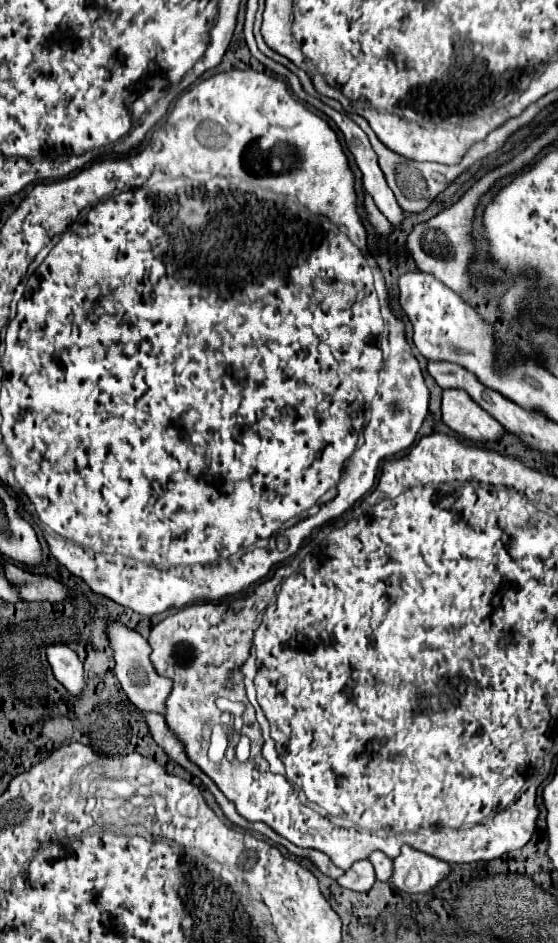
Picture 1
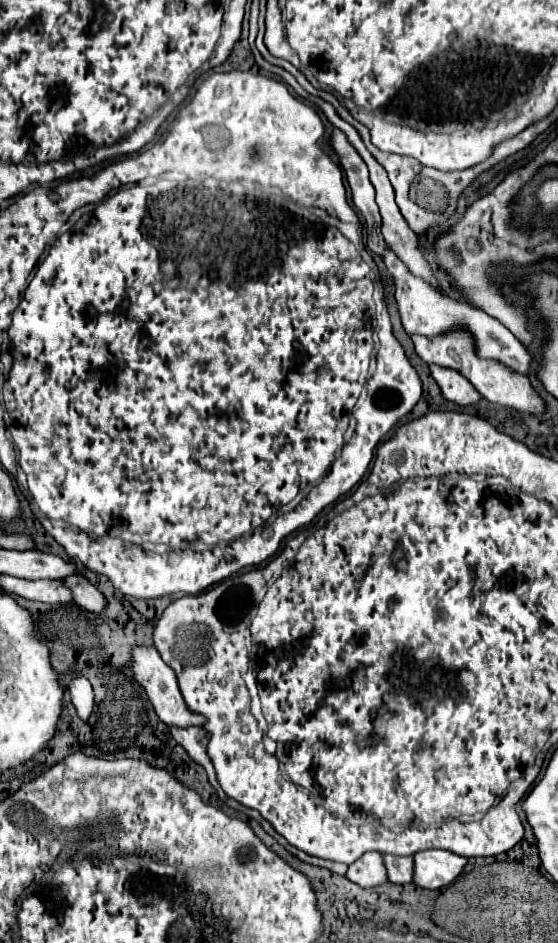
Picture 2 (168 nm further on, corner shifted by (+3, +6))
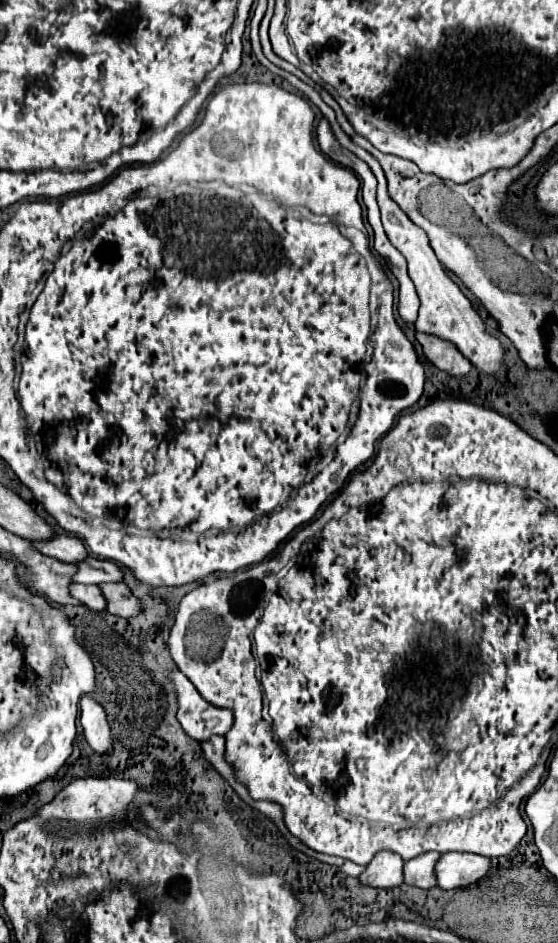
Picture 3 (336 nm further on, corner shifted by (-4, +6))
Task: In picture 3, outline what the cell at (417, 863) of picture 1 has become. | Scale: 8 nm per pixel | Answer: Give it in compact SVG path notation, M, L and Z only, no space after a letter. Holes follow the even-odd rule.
M441 854L435 864L437 886L443 890L463 888L481 880L489 870L489 858L479 854Z

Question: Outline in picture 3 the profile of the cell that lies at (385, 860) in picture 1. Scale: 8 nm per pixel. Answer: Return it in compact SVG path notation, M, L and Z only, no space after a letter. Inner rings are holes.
M439 852L419 854L405 862L405 882L417 888L433 888L435 886L435 872L433 866L439 858Z

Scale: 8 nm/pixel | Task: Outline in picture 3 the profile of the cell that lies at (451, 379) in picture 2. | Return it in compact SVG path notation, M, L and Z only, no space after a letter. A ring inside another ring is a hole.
M417 332L417 340L423 346L423 354L427 356L427 360L431 364L435 364L439 370L447 372L453 378L463 378L471 372L471 362L467 358L463 358L463 354L459 354L459 350L449 344L443 342L441 338L433 338L429 334L419 334Z

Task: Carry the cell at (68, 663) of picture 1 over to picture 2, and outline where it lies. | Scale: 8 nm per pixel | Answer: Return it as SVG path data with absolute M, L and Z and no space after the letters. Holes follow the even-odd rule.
M82 676L74 678L70 684L70 696L72 696L72 704L74 704L80 720L86 722L94 708L94 692L92 692L90 682Z

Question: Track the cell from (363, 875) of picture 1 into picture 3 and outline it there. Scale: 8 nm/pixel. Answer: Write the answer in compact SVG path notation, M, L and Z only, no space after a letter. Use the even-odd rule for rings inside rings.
M377 852L359 876L365 886L395 888L403 884L403 860L395 852Z

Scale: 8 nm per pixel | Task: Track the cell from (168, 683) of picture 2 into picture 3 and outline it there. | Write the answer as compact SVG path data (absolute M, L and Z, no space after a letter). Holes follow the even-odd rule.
M171 670L169 674L171 684L177 692L177 720L181 722L183 730L193 738L193 740L207 740L213 734L225 734L231 728L231 710L225 708L215 708L209 702L205 702L195 686L189 682L189 678L179 670Z

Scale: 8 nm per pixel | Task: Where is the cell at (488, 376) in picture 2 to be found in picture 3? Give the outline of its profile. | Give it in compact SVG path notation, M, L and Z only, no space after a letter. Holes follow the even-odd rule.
M277 68L277 72L279 72L287 82L291 82L297 90L301 90L301 92L323 112L323 116L331 122L331 126L337 128L337 134L335 134L335 136L337 136L339 144L343 144L343 148L351 150L351 152L357 154L361 160L365 160L365 162L369 164L369 168L373 170L373 174L375 174L375 178L377 178L377 182L379 182L379 186L377 186L377 202L379 202L379 208L381 208L381 220L383 220L385 232L387 232L391 244L405 256L405 260L407 260L407 264L409 264L409 276L411 276L411 280L413 280L413 284L415 284L415 288L417 288L417 294L419 294L419 298L421 298L419 318L417 318L417 322L415 322L417 332L431 334L431 336L443 338L445 342L451 342L459 352L463 352L463 354L469 358L469 362L471 362L479 372L483 372L483 374L487 374L487 376L499 374L501 368L503 368L503 364L505 364L505 356L507 356L503 344L501 344L495 336L487 334L487 328L485 328L483 318L473 310L471 302L465 298L465 294L459 290L459 286L447 276L447 272L443 270L441 262L437 260L433 248L429 246L427 234L425 234L419 226L415 226L415 224L403 214L403 210L399 208L399 204L387 194L387 178L385 178L383 168L379 166L377 158L373 158L367 150L363 150L363 148L359 148L357 144L351 142L351 138L349 138L349 136L343 132L343 128L337 124L335 112L321 100L319 92L317 92L315 88L307 86L307 84L301 82L297 76L293 76L293 74L285 72L285 70L279 70L279 68Z

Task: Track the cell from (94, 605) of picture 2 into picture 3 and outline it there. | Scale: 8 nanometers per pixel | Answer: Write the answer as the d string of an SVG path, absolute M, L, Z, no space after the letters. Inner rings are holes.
M115 582L115 584L99 584L101 594L107 602L107 612L121 616L121 618L131 618L137 616L141 612L141 604L139 600L135 600L135 596L131 596L127 584L123 582Z

